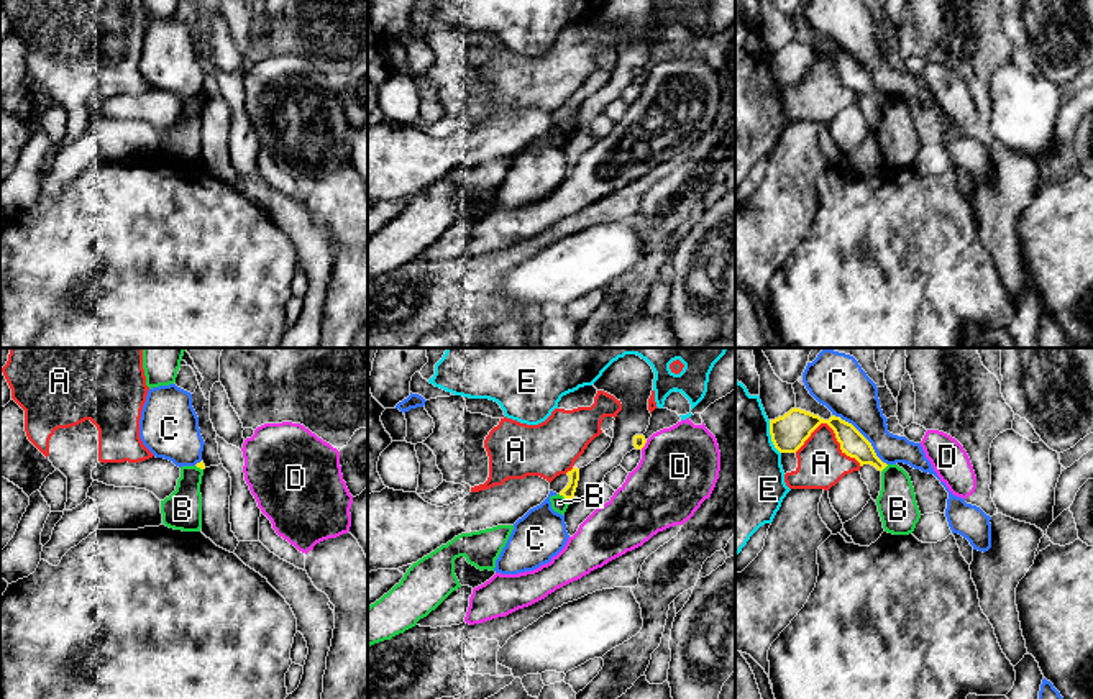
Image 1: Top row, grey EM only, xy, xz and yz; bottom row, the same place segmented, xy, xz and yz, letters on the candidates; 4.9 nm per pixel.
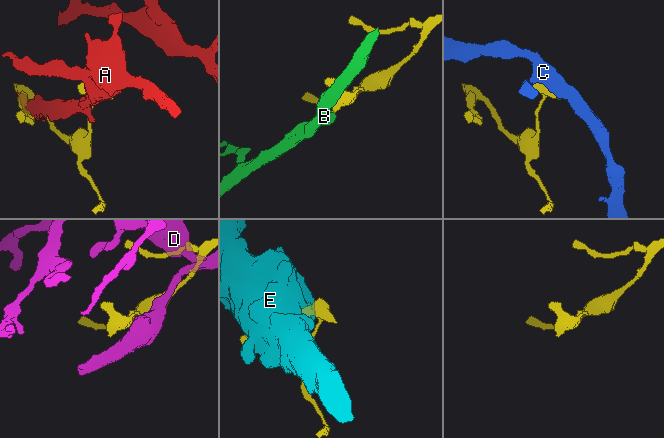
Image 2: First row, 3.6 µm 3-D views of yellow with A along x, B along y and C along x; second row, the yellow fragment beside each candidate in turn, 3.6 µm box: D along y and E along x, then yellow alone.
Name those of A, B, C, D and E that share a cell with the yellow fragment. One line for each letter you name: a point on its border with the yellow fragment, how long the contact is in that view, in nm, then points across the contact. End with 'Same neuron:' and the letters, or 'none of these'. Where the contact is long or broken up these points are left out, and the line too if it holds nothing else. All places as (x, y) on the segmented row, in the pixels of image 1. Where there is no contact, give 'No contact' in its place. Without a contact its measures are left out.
Same neuron: none of these

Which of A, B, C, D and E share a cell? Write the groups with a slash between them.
A / B / C / D / E

